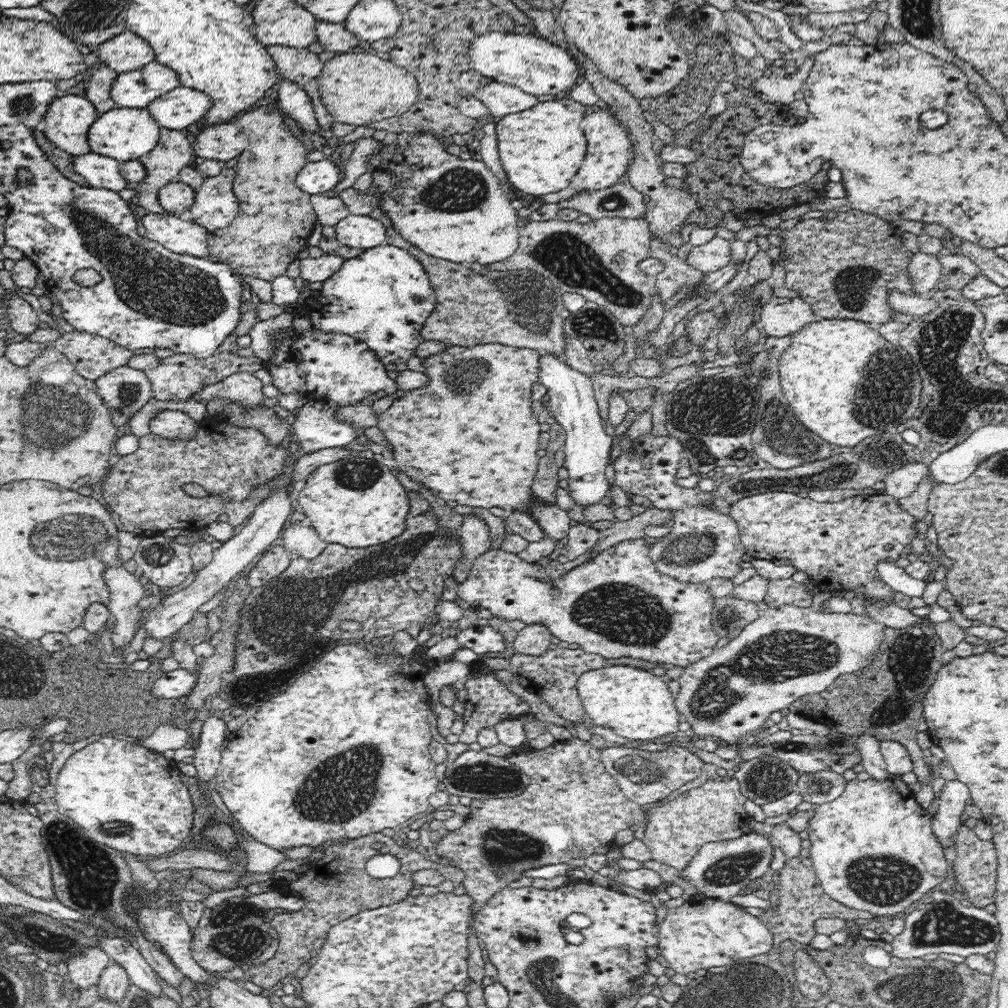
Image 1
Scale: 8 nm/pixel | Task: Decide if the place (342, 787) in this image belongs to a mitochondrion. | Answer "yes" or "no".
yes

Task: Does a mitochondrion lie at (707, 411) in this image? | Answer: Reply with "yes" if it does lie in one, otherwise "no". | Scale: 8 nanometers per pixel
yes

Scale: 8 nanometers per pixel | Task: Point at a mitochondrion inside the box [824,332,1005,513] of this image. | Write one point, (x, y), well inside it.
(887, 393)

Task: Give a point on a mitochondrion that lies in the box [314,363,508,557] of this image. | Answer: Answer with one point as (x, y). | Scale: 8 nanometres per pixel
(354, 475)

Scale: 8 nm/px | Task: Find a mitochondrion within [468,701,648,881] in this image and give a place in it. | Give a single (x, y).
(502, 849)

